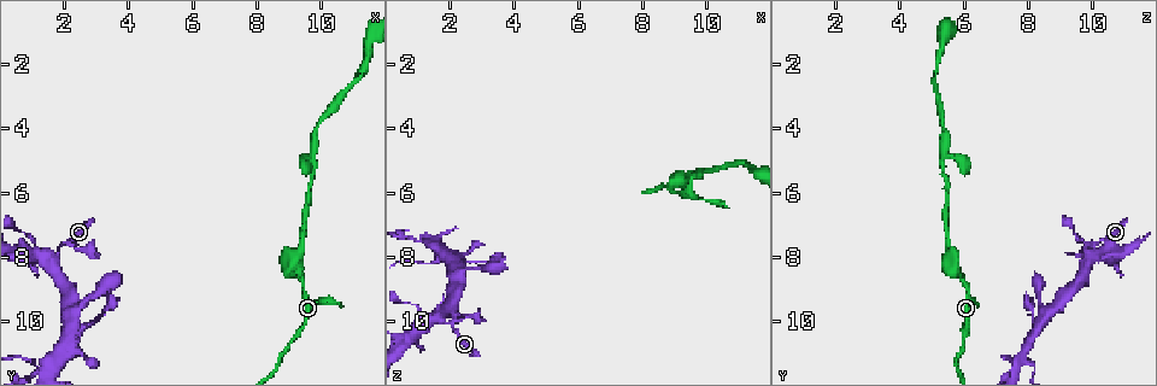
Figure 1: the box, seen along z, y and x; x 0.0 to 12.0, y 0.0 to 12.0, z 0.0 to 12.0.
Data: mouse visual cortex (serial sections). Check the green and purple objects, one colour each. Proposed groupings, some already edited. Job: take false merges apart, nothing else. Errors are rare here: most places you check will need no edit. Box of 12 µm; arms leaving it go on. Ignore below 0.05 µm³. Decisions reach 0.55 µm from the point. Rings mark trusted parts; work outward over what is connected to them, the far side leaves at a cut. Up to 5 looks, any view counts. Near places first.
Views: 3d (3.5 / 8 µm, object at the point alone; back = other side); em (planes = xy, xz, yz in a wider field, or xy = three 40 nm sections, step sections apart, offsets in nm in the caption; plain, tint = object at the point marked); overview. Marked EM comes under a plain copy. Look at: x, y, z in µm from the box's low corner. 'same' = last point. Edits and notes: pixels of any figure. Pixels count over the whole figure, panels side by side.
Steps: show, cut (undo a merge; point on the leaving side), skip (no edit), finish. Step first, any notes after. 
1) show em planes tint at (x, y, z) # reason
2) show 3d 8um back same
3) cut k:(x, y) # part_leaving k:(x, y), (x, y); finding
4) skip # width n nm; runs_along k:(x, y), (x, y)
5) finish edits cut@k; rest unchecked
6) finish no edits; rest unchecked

show 3d 3.5um at (9.8, 4.8, 5.2) # abrupt turn

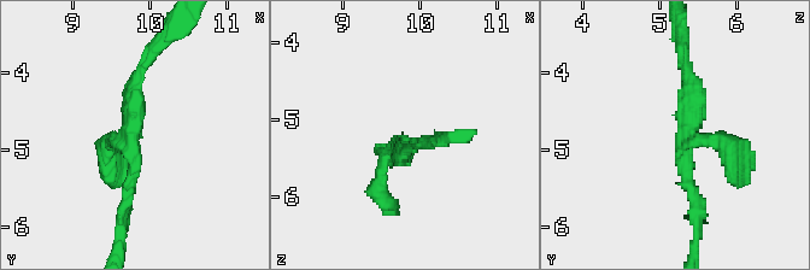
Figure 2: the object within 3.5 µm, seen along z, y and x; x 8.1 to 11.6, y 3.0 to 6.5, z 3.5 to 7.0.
show em xy step 3 tint at (9.75, 4.85, 5.35) # need the tissue

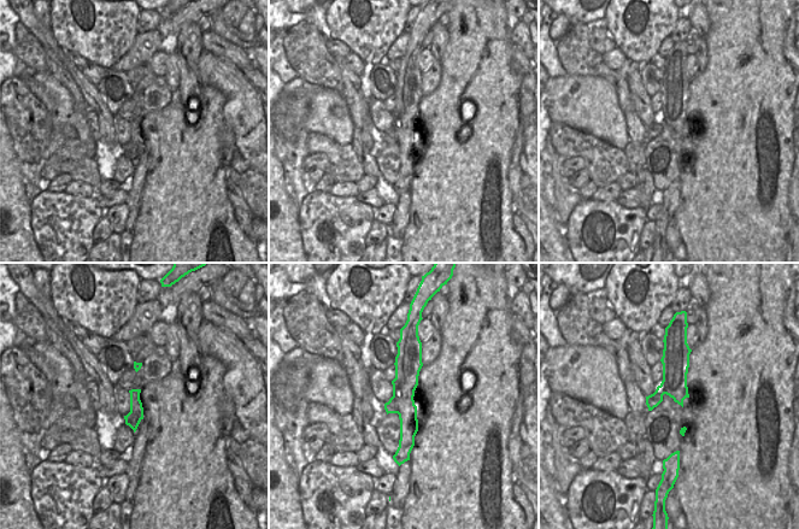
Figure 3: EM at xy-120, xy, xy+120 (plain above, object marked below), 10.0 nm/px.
skip # continuous, no second cell

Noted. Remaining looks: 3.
show 3d 3.5um back at (1.7, 7.9, 9.9) # sharp bend

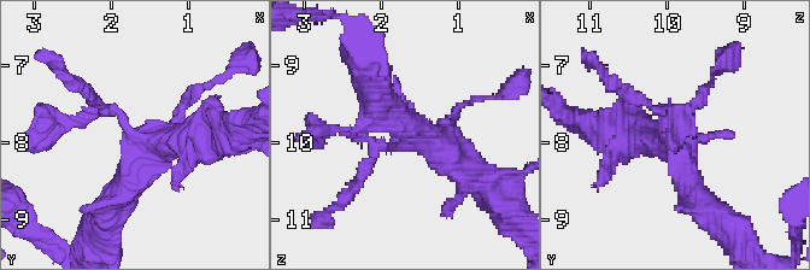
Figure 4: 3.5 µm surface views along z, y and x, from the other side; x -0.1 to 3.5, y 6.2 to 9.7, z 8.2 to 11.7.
show em xy step 3 tint at (1.70, 7.95, 9.95)

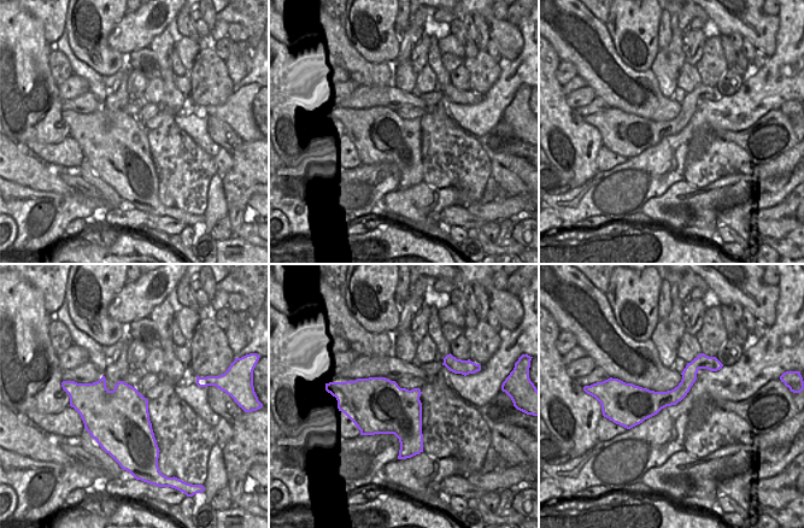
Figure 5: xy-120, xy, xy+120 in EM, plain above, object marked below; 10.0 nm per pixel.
skip # runs_along 5:(712, 367), (698, 365), (669, 398), (623, 392); one cell here

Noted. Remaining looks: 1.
finish no edits; rest unchecked

